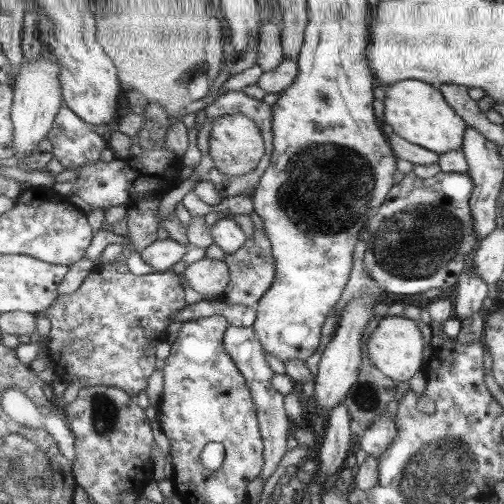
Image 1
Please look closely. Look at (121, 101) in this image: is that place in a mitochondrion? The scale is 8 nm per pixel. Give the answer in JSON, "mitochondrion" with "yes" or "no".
{"mitochondrion":"no"}

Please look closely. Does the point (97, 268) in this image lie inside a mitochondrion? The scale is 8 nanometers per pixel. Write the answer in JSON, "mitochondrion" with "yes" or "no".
{"mitochondrion":"no"}

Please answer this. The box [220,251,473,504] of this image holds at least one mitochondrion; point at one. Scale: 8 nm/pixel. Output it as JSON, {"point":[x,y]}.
{"point":[366,400]}

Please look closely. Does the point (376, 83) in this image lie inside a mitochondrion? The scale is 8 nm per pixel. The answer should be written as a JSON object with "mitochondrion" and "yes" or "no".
{"mitochondrion":"no"}

